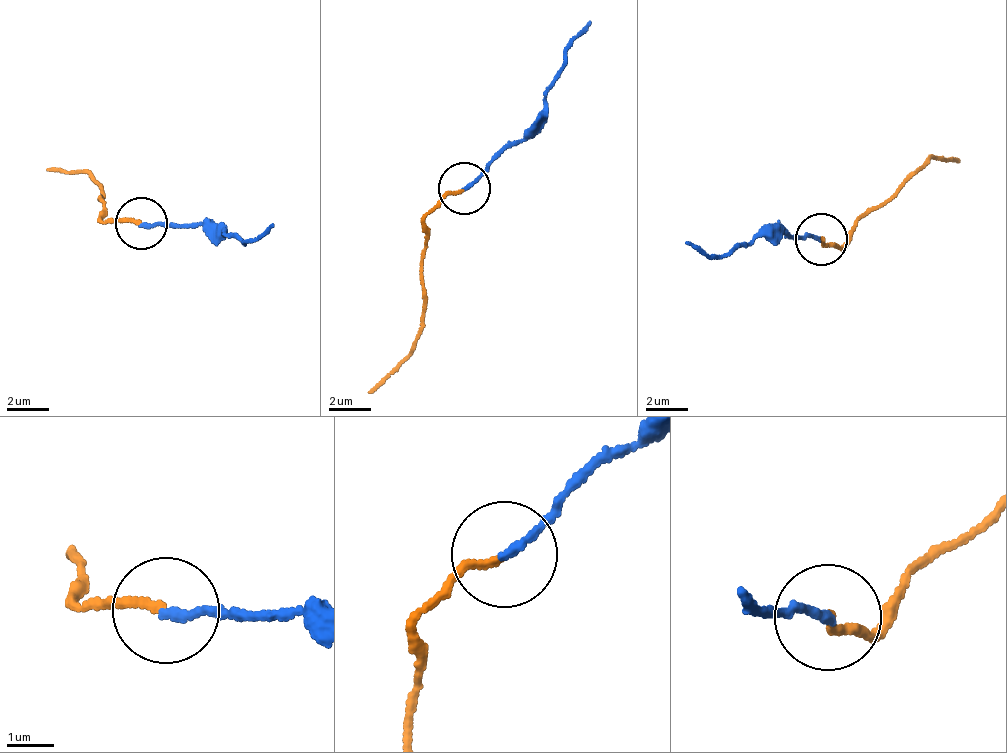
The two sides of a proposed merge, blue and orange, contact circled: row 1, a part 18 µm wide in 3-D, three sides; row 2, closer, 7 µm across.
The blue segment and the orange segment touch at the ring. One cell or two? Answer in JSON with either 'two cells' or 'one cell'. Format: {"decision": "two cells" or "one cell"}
{"decision": "one cell"}

